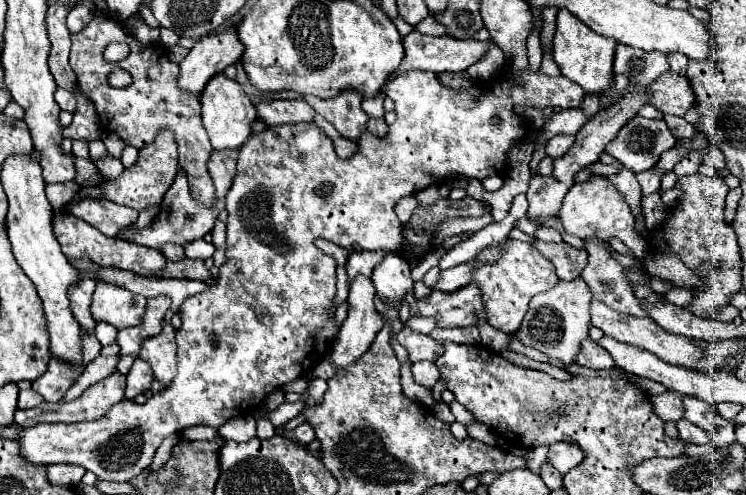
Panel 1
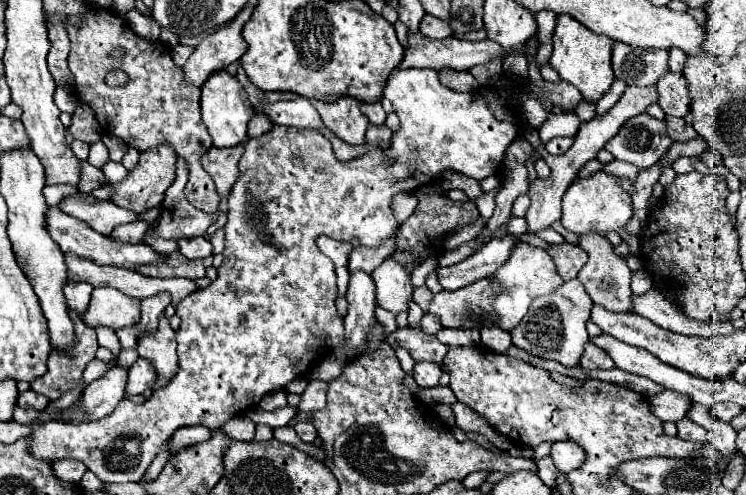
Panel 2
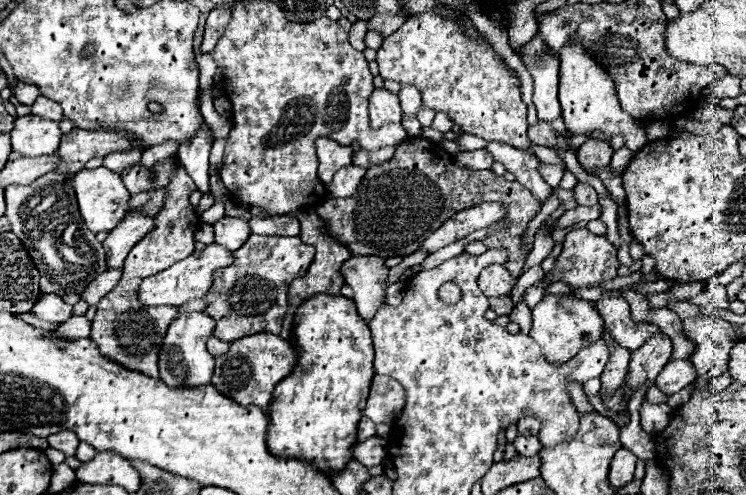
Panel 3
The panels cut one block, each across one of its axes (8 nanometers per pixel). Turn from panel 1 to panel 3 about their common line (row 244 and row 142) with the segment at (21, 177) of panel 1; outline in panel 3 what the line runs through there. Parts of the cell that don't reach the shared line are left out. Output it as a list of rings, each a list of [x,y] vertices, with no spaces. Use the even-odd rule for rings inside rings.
[[[22,116],[16,118],[12,136],[12,150],[22,156],[44,156],[58,150],[62,130],[58,122],[40,118],[40,116]]]

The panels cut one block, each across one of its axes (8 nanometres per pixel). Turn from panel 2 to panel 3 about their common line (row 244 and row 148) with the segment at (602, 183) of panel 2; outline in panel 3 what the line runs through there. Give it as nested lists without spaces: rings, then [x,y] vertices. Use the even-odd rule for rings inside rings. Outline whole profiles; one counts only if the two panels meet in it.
[[[578,42],[566,44],[558,58],[560,58],[560,104],[562,118],[568,126],[568,134],[590,136],[594,130],[604,132],[608,138],[622,134],[626,138],[626,148],[638,152],[648,142],[648,138],[638,120],[622,112],[610,74],[606,74],[606,70],[600,64],[596,64],[596,60]]]

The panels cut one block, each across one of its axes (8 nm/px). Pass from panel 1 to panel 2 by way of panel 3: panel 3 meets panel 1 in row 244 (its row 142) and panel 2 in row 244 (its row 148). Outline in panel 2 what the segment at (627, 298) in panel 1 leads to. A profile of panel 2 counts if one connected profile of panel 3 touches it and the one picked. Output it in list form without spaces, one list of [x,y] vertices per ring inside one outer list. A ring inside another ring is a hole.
[[[582,234],[578,238],[578,246],[584,248],[590,256],[590,260],[586,262],[586,266],[580,270],[580,282],[586,286],[586,292],[590,294],[592,302],[612,310],[612,312],[630,312],[632,310],[632,290],[630,290],[630,268],[628,264],[614,254],[614,246],[610,244],[610,240],[602,234]]]

